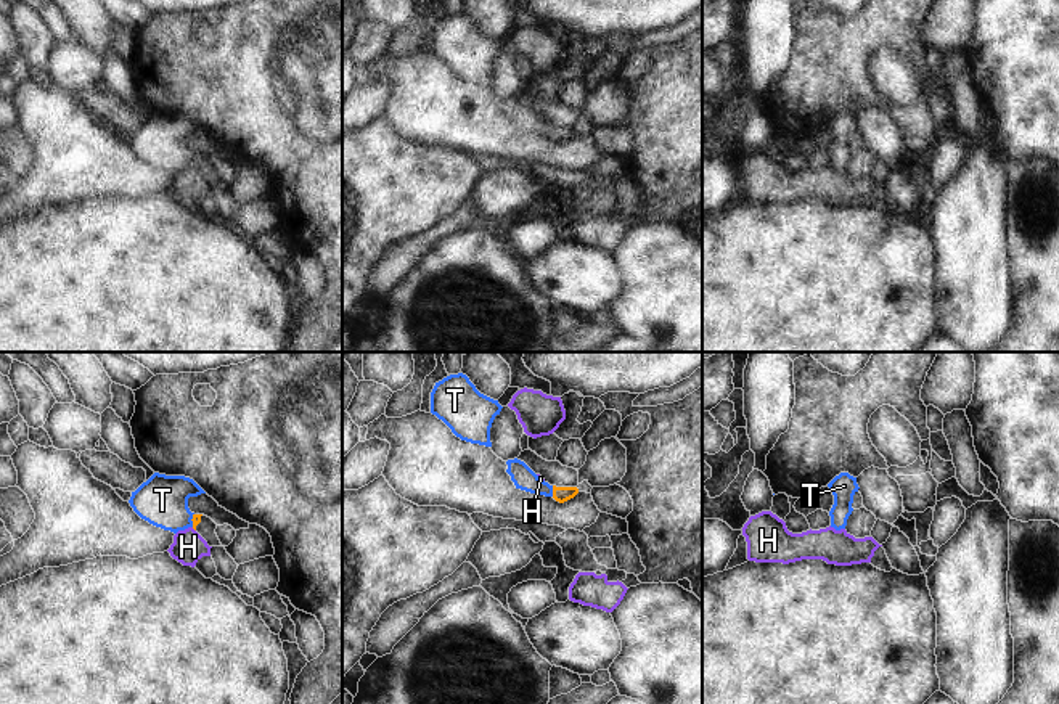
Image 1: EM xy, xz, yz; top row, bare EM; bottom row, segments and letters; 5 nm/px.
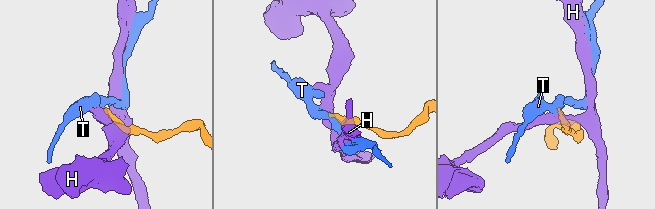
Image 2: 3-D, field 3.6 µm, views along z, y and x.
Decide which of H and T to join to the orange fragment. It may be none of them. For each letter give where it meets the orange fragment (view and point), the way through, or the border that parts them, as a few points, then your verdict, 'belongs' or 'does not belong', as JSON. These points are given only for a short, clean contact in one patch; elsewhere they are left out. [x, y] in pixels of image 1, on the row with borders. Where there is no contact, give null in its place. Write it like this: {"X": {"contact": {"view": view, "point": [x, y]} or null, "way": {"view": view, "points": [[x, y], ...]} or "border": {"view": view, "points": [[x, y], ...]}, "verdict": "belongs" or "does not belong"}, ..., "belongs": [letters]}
{"H": {"contact": null, "verdict": "does not belong"}, "T": {"contact": {"view": "xz", "point": [553, 491]}, "way": {"view": "xz", "points": [[560, 494], [553, 491], [534, 486], [521, 474]]}, "verdict": "belongs"}, "belongs": ["T"]}

